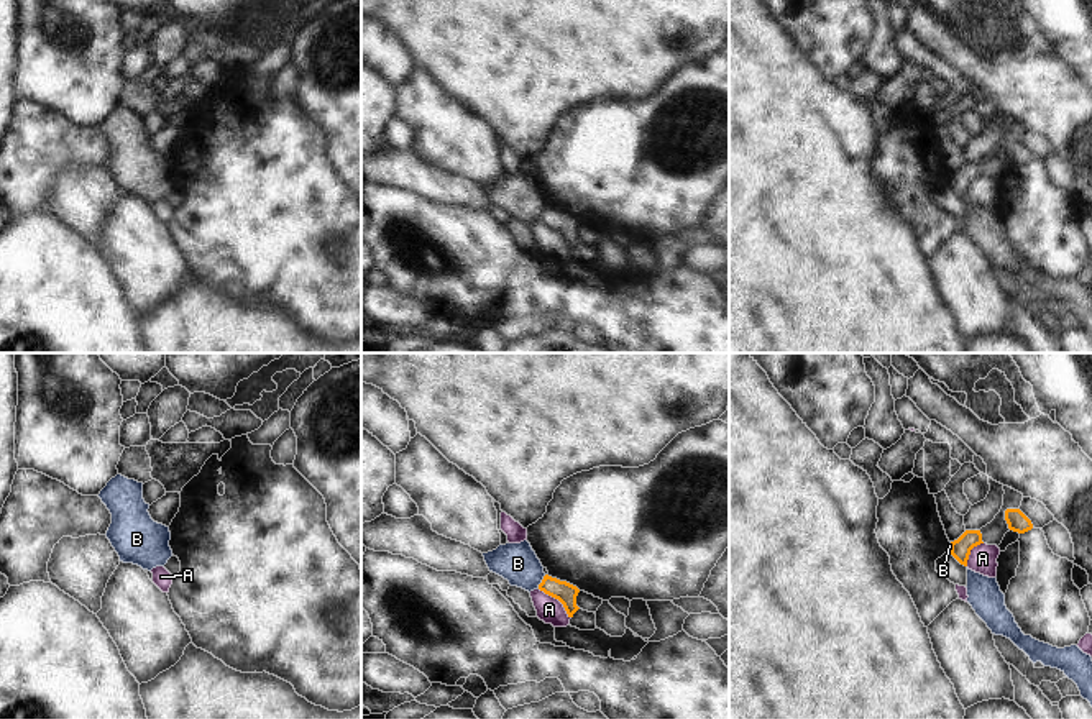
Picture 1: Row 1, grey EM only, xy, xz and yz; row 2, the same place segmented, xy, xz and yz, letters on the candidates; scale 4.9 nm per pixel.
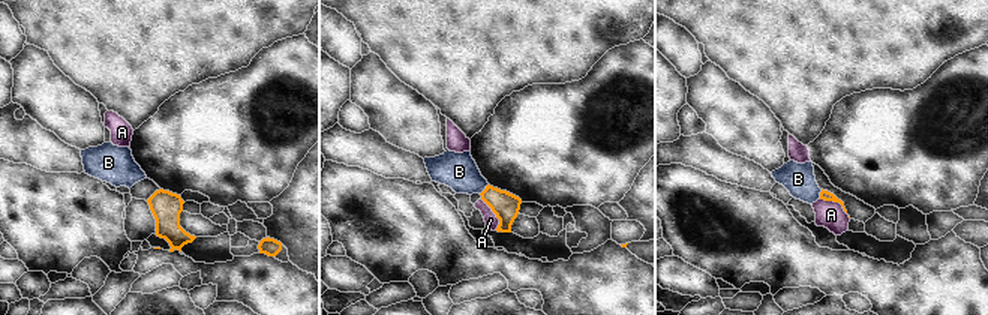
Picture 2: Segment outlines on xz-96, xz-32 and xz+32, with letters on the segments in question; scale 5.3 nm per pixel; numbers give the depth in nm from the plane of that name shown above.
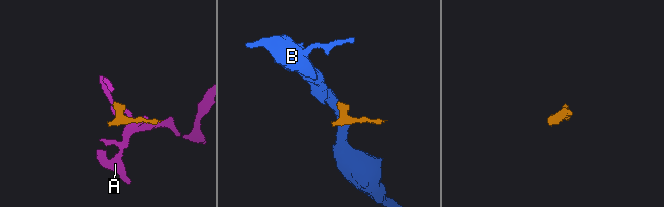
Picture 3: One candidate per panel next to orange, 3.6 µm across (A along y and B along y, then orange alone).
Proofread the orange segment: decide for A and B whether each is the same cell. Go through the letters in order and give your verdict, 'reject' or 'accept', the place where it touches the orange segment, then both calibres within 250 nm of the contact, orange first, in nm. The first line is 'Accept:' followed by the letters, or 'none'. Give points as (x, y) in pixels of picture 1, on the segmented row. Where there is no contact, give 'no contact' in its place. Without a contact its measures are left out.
Accept: none
A: reject; contact xz (557, 598); calibres 100 and 130 nm
B: reject; contact xz (542, 581); calibres 100 and 200 nm

